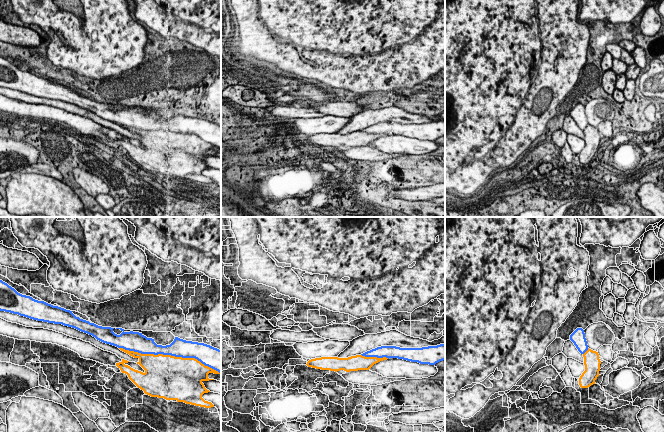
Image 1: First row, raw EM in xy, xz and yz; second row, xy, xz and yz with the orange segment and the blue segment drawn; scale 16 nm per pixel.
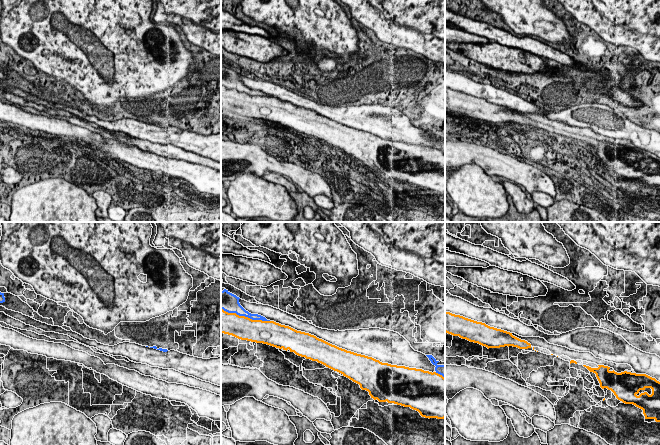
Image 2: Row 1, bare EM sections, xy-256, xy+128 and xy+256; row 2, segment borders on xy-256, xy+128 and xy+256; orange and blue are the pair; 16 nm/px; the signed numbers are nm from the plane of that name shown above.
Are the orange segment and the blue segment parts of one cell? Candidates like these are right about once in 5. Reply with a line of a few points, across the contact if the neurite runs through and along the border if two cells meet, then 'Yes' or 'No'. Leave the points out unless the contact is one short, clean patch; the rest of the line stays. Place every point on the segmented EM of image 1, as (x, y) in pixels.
No

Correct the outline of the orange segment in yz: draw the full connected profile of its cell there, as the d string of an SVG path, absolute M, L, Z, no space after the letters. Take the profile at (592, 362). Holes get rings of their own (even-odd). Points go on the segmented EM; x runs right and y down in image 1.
M588 348L583 354L585 371L579 378L579 385L581 388L588 388L595 384L595 380L599 376L600 364L599 354Z

